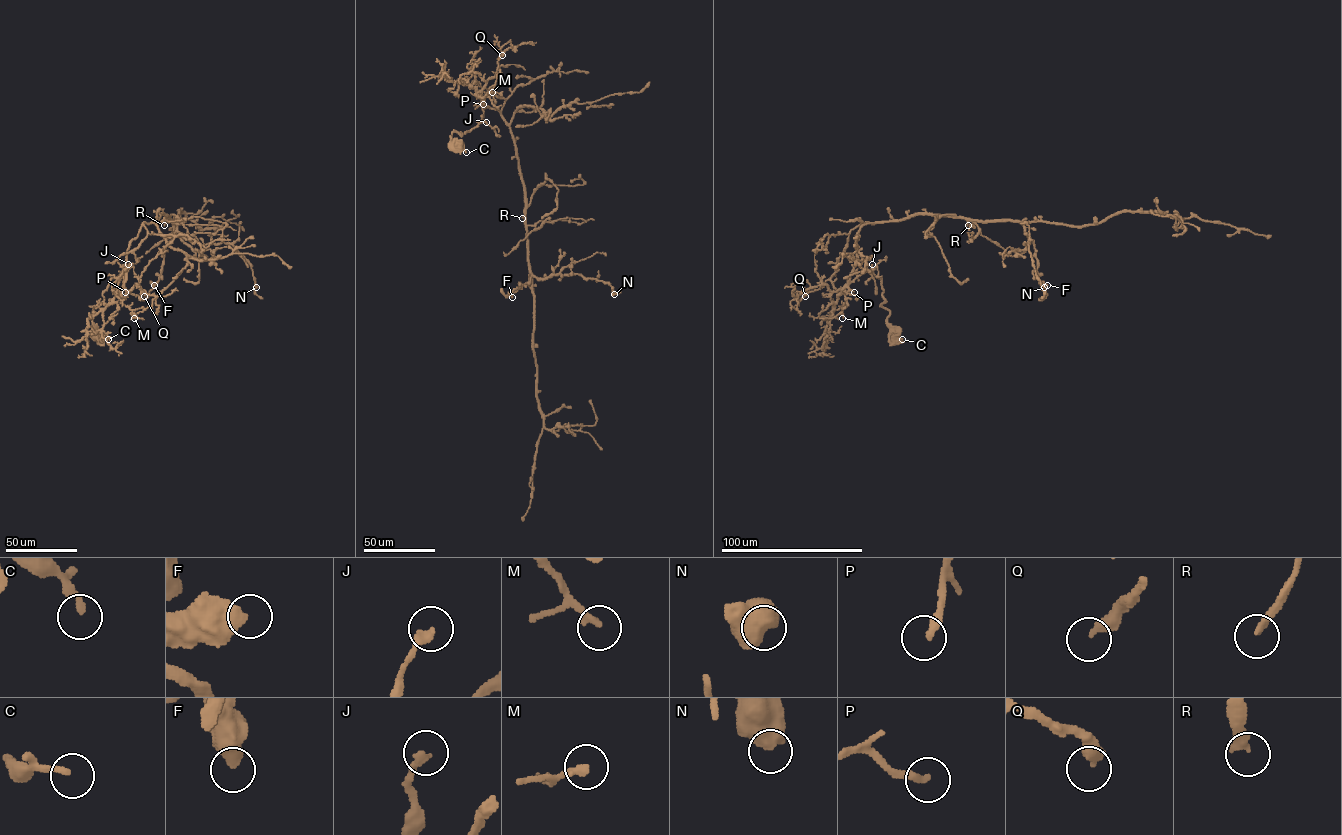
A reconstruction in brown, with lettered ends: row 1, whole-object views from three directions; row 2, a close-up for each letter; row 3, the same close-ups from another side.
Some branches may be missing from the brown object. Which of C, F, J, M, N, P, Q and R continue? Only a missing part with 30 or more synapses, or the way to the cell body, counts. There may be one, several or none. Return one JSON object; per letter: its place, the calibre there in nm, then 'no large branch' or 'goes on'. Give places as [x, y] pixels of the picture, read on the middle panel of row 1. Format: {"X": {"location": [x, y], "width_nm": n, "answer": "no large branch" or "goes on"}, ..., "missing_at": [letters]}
{"C": {"location": [466, 152], "width_nm": 200, "answer": "no large branch"}, "F": {"location": [512, 297], "width_nm": 550, "answer": "no large branch"}, "J": {"location": [486, 122], "width_nm": 260, "answer": "no large branch"}, "M": {"location": [492, 92], "width_nm": 240, "answer": "no large branch"}, "N": {"location": [614, 294], "width_nm": 750, "answer": "no large branch"}, "P": {"location": [483, 104], "width_nm": 280, "answer": "no large branch"}, "Q": {"location": [502, 55], "width_nm": 360, "answer": "no large branch"}, "R": {"location": [522, 218], "width_nm": 300, "answer": "goes on"}, "missing_at": ["R"]}

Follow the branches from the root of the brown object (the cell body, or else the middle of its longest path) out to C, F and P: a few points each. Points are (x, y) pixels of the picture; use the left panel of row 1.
C: (96, 334), (108, 339)
F: (96, 334), (93, 308), (112, 278), (124, 272), (125, 281), (129, 242), (164, 214), (174, 235), (154, 285)
P: (96, 334), (93, 308), (103, 301), (102, 293), (109, 280), (124, 272), (125, 292)

